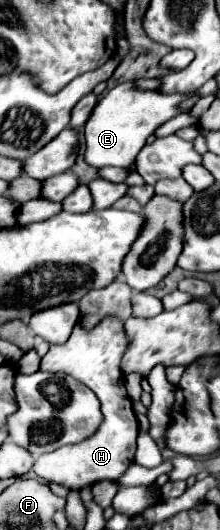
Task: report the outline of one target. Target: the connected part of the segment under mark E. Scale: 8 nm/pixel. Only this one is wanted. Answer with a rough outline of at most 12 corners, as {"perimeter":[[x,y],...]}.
{"perimeter":[[117,84],[85,124],[85,162],[131,168],[183,96]]}

